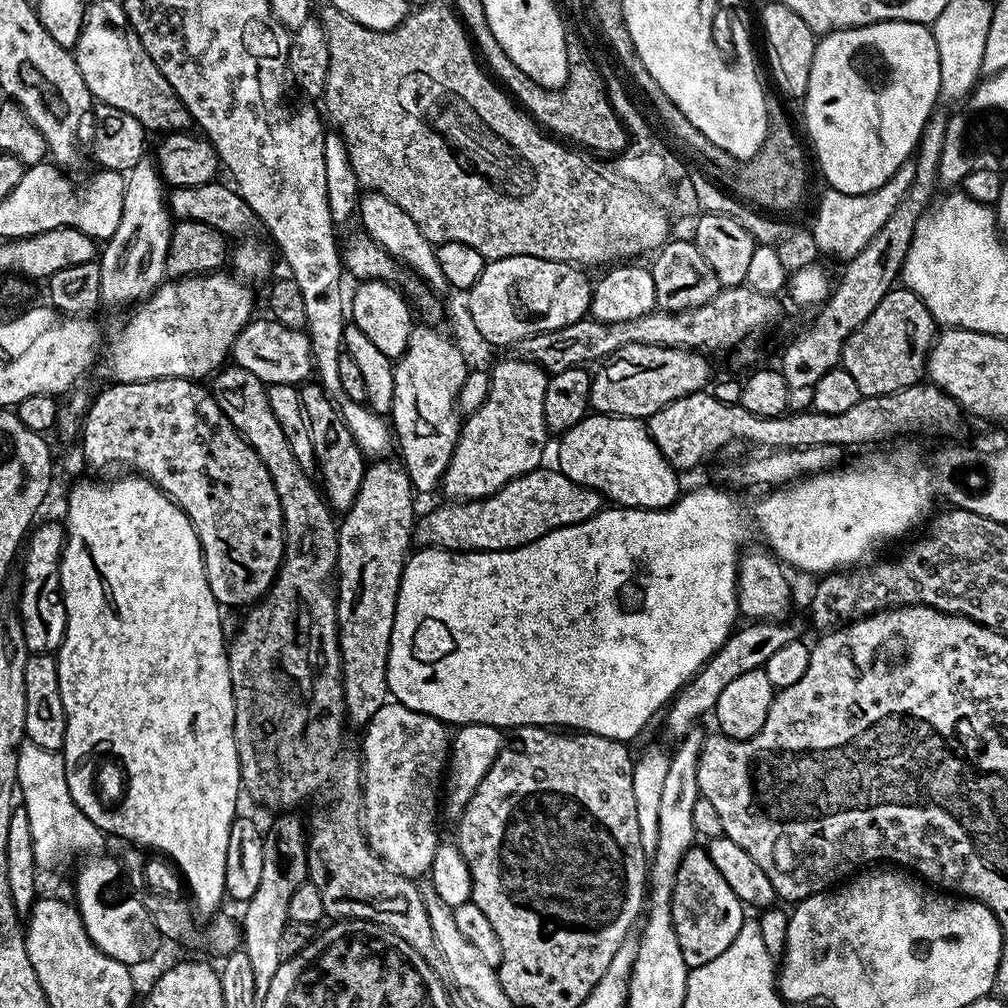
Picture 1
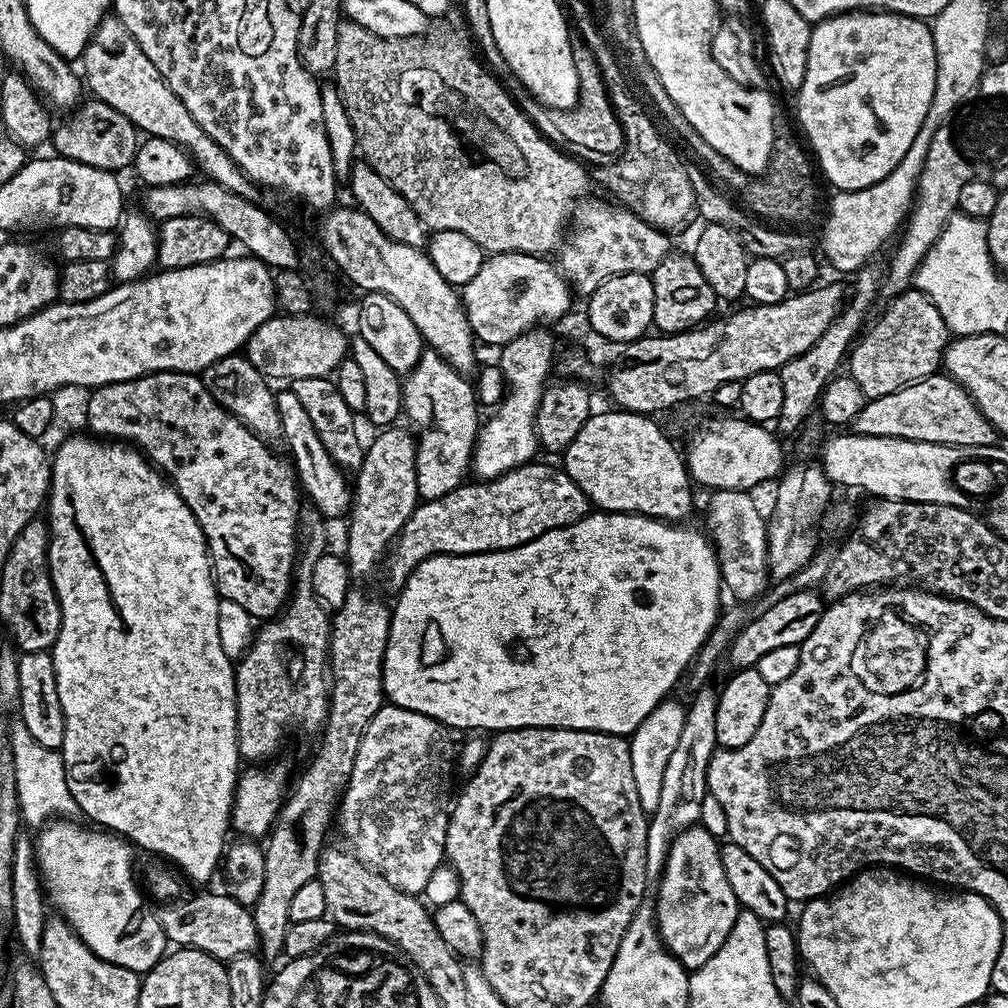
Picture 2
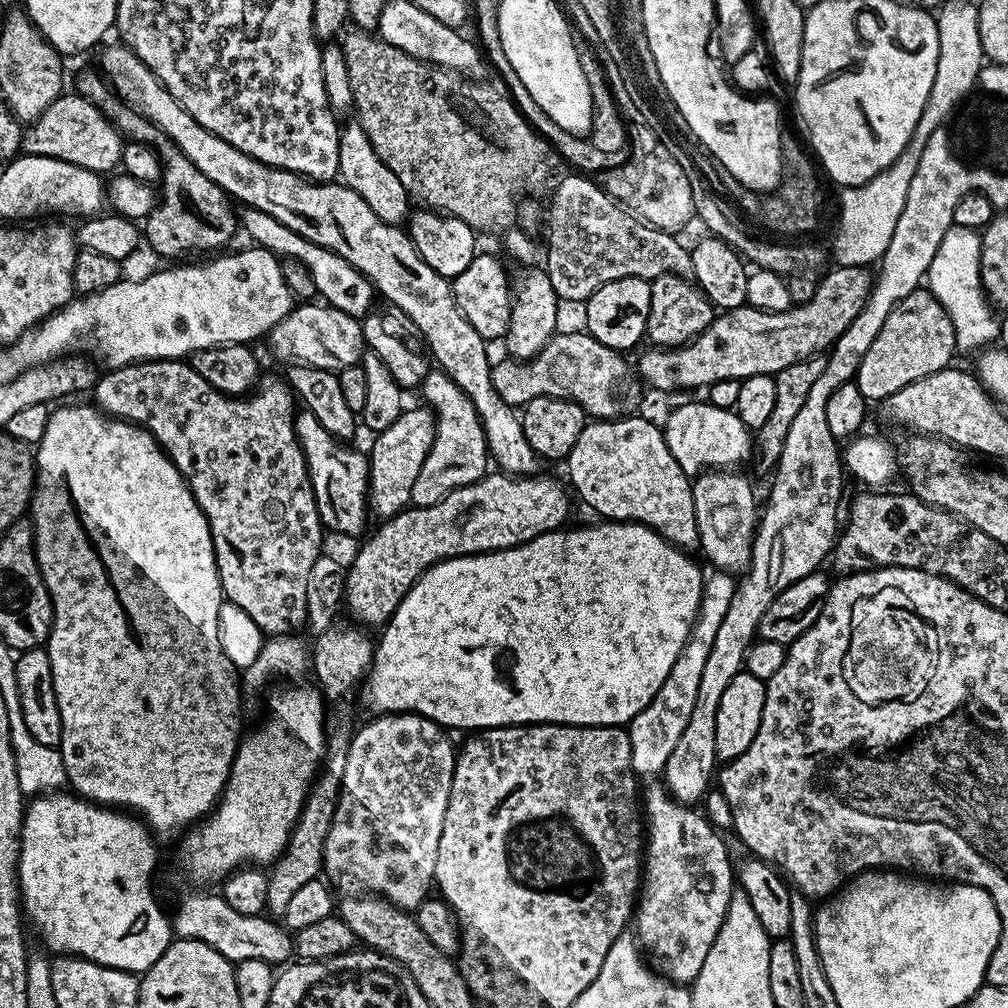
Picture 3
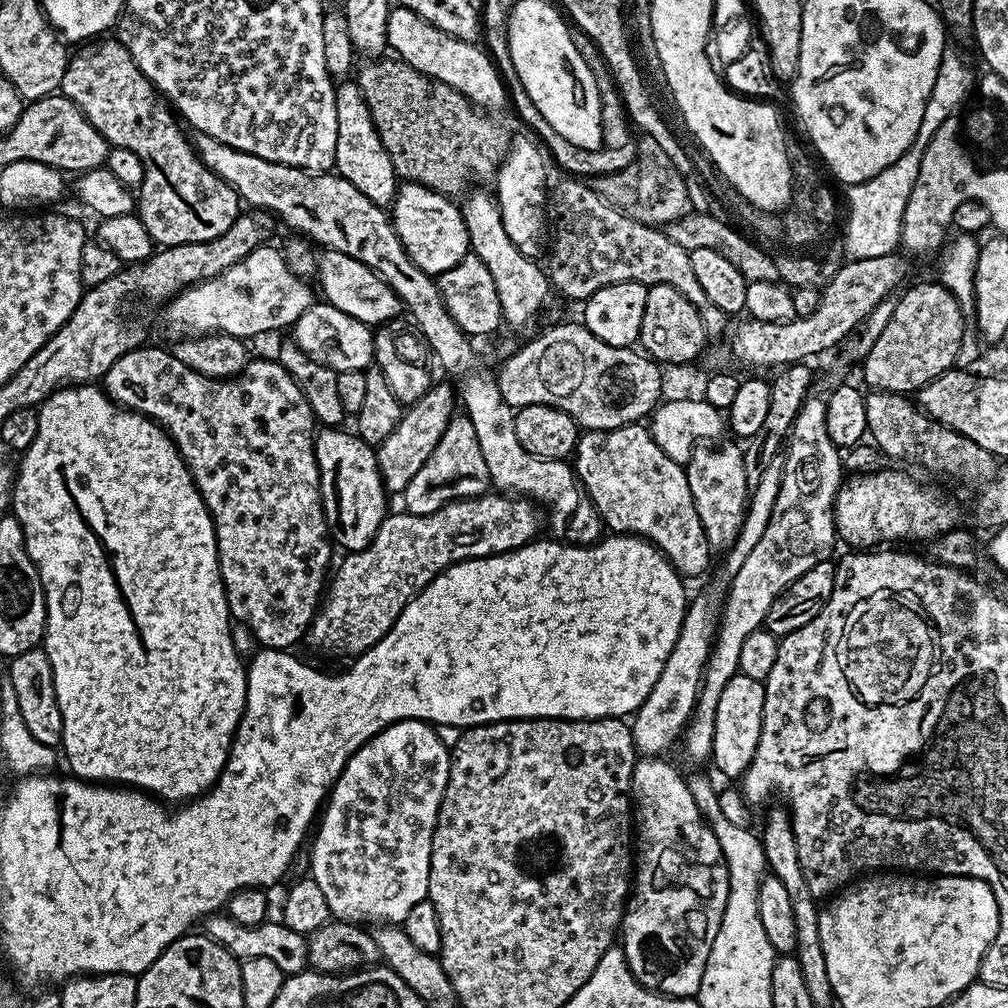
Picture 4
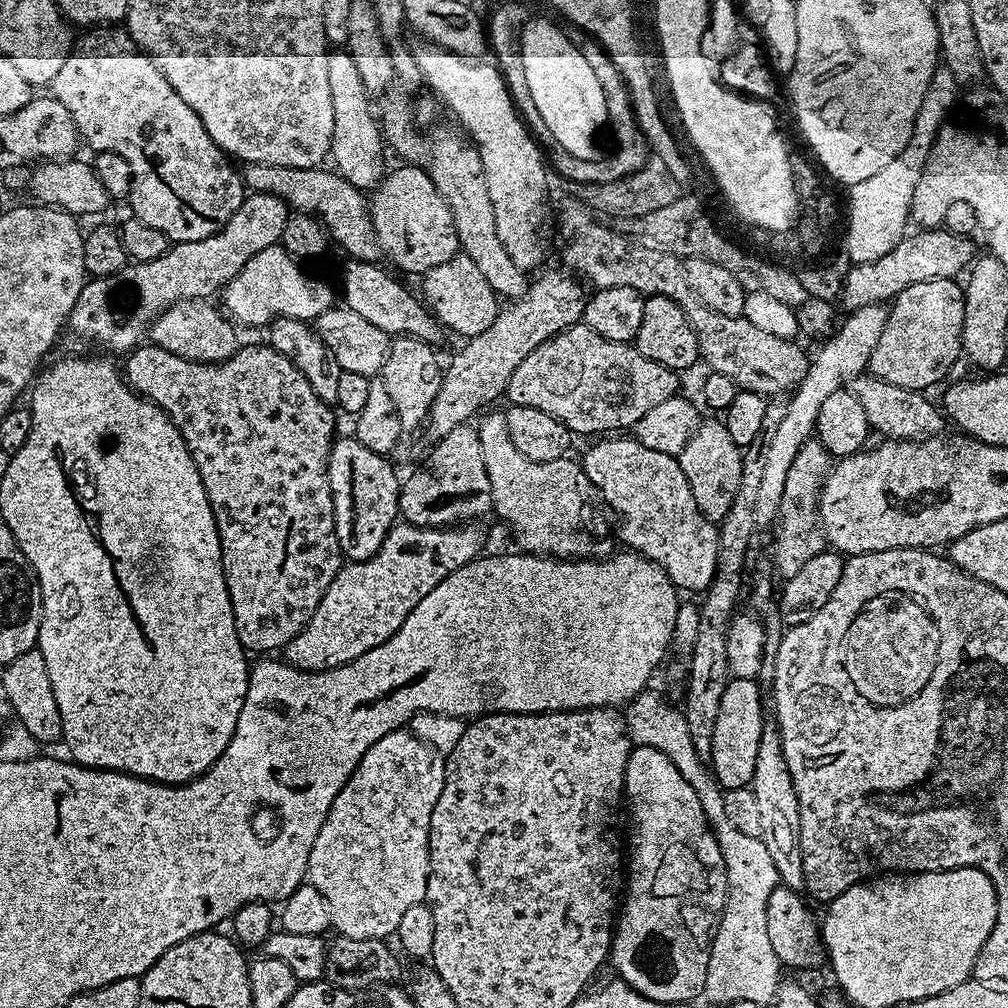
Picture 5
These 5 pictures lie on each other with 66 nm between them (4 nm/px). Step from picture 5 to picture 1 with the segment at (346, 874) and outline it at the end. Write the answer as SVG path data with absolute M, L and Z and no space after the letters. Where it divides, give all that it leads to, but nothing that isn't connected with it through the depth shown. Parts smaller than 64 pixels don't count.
M389 702L374 714L374 718L363 729L364 748L362 747L362 787L364 789L364 811L362 819L364 822L364 837L368 839L368 846L374 850L374 854L380 857L389 868L394 869L399 876L409 878L420 878L420 875L427 873L434 862L436 849L442 843L440 832L436 829L436 815L442 812L442 785L446 780L446 769L448 767L448 757L450 755L450 732L444 721L436 720L433 716L427 716L421 712L415 712L407 708L405 704Z

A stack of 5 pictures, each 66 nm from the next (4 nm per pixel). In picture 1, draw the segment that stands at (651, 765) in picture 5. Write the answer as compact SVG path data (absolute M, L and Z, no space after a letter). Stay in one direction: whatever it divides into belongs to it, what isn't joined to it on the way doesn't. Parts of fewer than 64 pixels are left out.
M693 846L678 866L678 878L674 882L674 898L672 899L672 921L674 934L678 934L678 946L682 949L682 958L689 970L698 966L706 966L742 930L742 922L746 918L746 906L730 890L730 882L718 874L718 866L710 862L707 851L703 847Z

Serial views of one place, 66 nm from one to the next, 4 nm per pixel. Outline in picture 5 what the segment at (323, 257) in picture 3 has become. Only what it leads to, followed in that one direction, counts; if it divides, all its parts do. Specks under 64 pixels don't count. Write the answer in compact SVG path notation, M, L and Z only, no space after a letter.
M360 258L353 259L352 264L344 268L344 300L343 303L354 314L362 314L366 322L378 326L378 330L397 337L410 336L414 340L423 340L425 344L433 346L446 336L445 329L439 320L426 307L425 301L416 296L396 276L391 276L384 268L376 264L363 264Z

